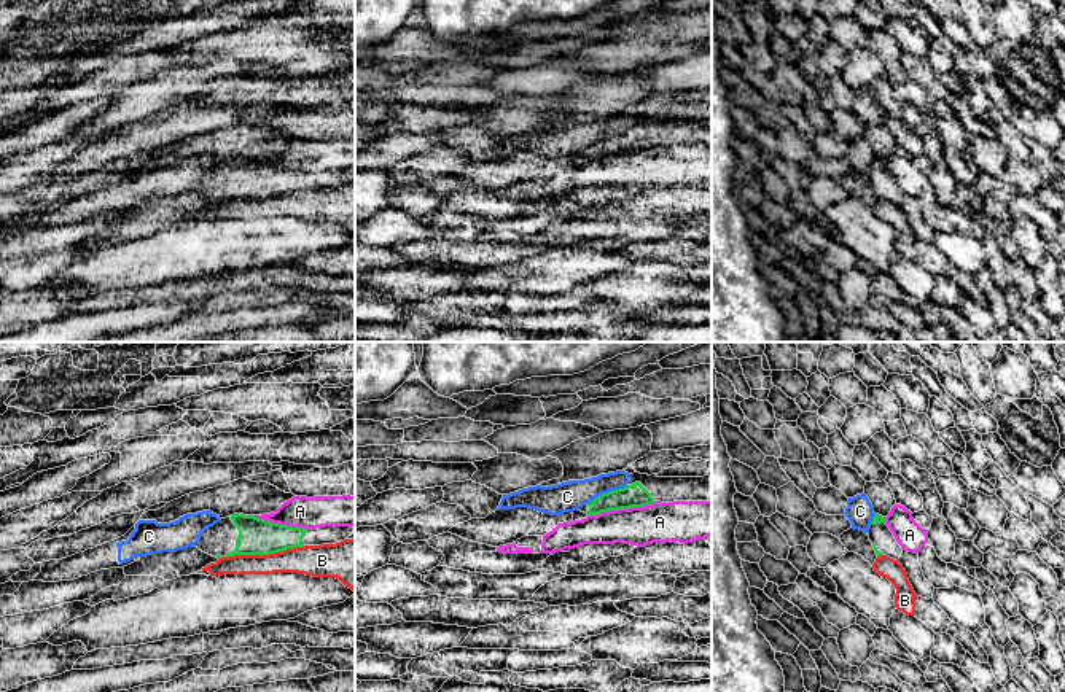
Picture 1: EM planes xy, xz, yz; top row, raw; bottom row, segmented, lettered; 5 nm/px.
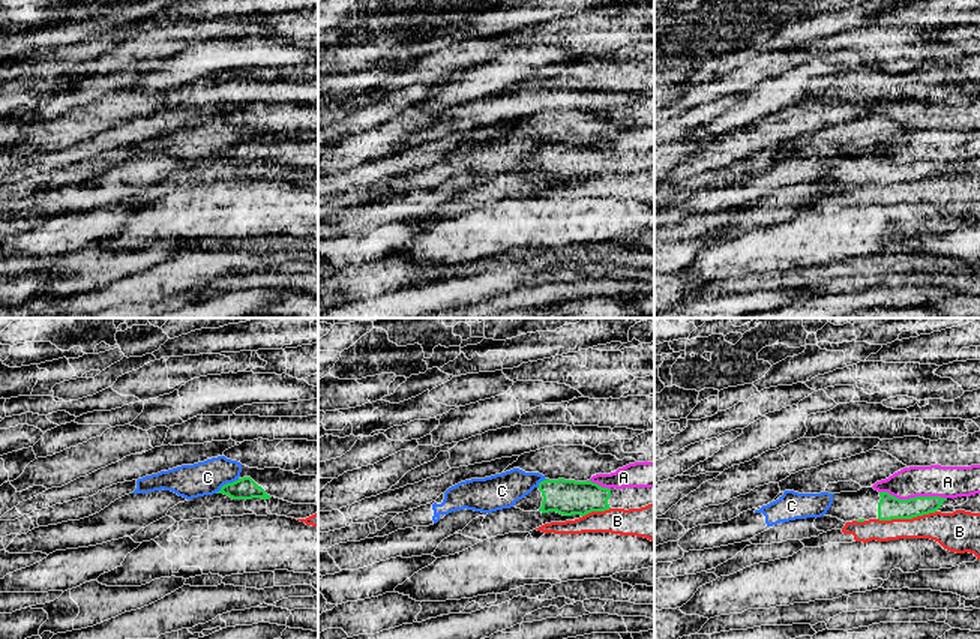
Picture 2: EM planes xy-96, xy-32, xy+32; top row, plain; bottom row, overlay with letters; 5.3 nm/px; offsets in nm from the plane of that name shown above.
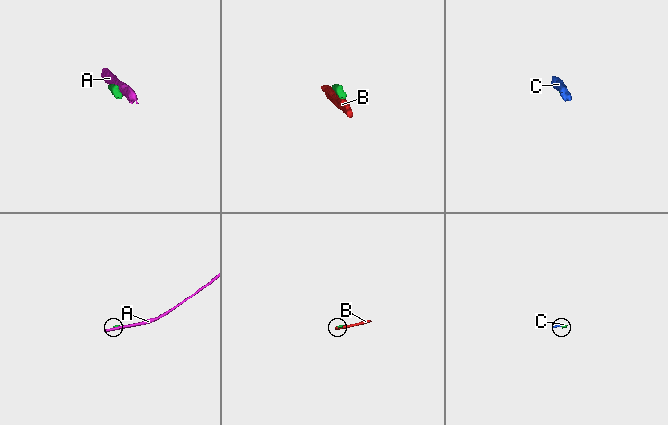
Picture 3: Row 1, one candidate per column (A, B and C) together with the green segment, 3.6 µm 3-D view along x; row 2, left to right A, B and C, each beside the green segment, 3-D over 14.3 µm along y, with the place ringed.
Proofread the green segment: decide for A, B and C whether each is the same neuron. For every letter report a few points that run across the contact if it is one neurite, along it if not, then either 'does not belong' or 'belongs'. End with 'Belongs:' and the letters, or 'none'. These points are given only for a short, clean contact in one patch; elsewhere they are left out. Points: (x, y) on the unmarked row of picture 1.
A: does not belong
B: does not belong
C: line xz (626, 128), (604, 136), (588, 148); does not belong
Belongs: none

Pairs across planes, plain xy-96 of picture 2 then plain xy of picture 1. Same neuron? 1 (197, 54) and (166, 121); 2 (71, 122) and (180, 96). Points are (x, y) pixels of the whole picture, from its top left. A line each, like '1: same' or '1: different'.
1: different
2: different

